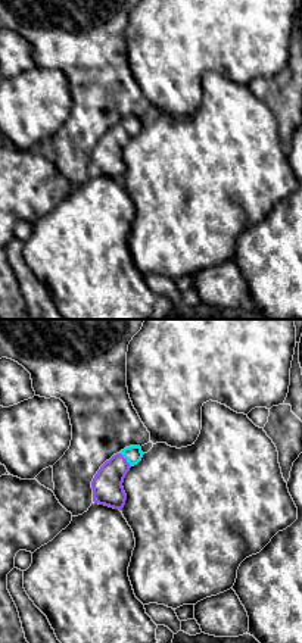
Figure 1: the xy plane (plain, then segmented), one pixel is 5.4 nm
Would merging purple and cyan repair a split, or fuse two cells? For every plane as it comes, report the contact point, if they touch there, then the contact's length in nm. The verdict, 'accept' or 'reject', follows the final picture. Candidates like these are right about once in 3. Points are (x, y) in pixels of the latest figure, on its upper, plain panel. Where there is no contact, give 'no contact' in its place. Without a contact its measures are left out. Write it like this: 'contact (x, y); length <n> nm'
contact (125, 131); length 100 nm

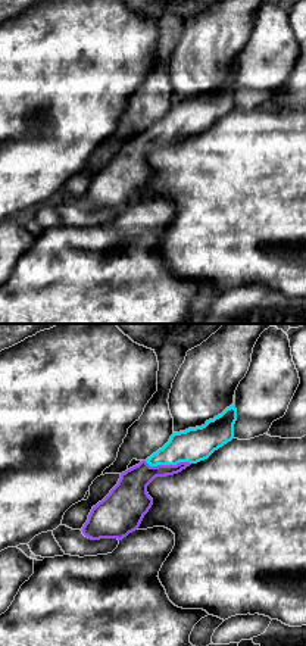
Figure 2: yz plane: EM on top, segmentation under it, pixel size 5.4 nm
contact (168, 136); length 260 nm

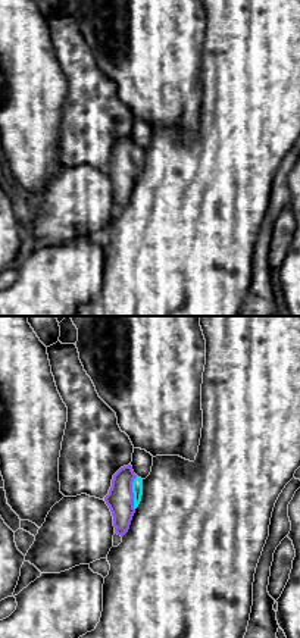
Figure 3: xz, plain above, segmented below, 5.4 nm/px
contact (133, 163); length 180 nm

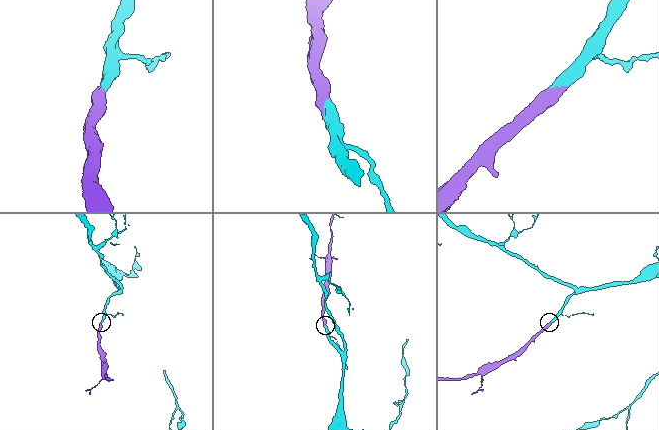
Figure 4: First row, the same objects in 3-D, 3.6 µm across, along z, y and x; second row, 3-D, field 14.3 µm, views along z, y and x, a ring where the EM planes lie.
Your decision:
accept

